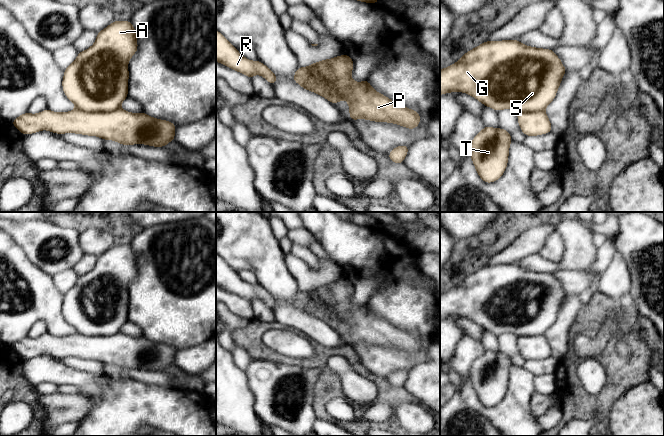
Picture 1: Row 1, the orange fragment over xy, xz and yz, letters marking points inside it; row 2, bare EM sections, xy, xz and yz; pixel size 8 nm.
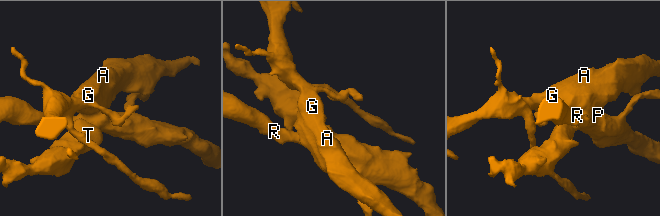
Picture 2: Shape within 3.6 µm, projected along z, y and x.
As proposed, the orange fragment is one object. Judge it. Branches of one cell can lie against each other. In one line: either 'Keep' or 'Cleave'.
Cleave

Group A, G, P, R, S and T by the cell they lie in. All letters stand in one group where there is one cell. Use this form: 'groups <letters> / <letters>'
groups A G S / P R T

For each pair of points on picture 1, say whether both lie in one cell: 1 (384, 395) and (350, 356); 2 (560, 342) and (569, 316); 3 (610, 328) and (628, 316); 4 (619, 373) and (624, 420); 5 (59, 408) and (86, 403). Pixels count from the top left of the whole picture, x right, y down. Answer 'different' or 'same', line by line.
1: same
2: same
3: same
4: different
5: same

